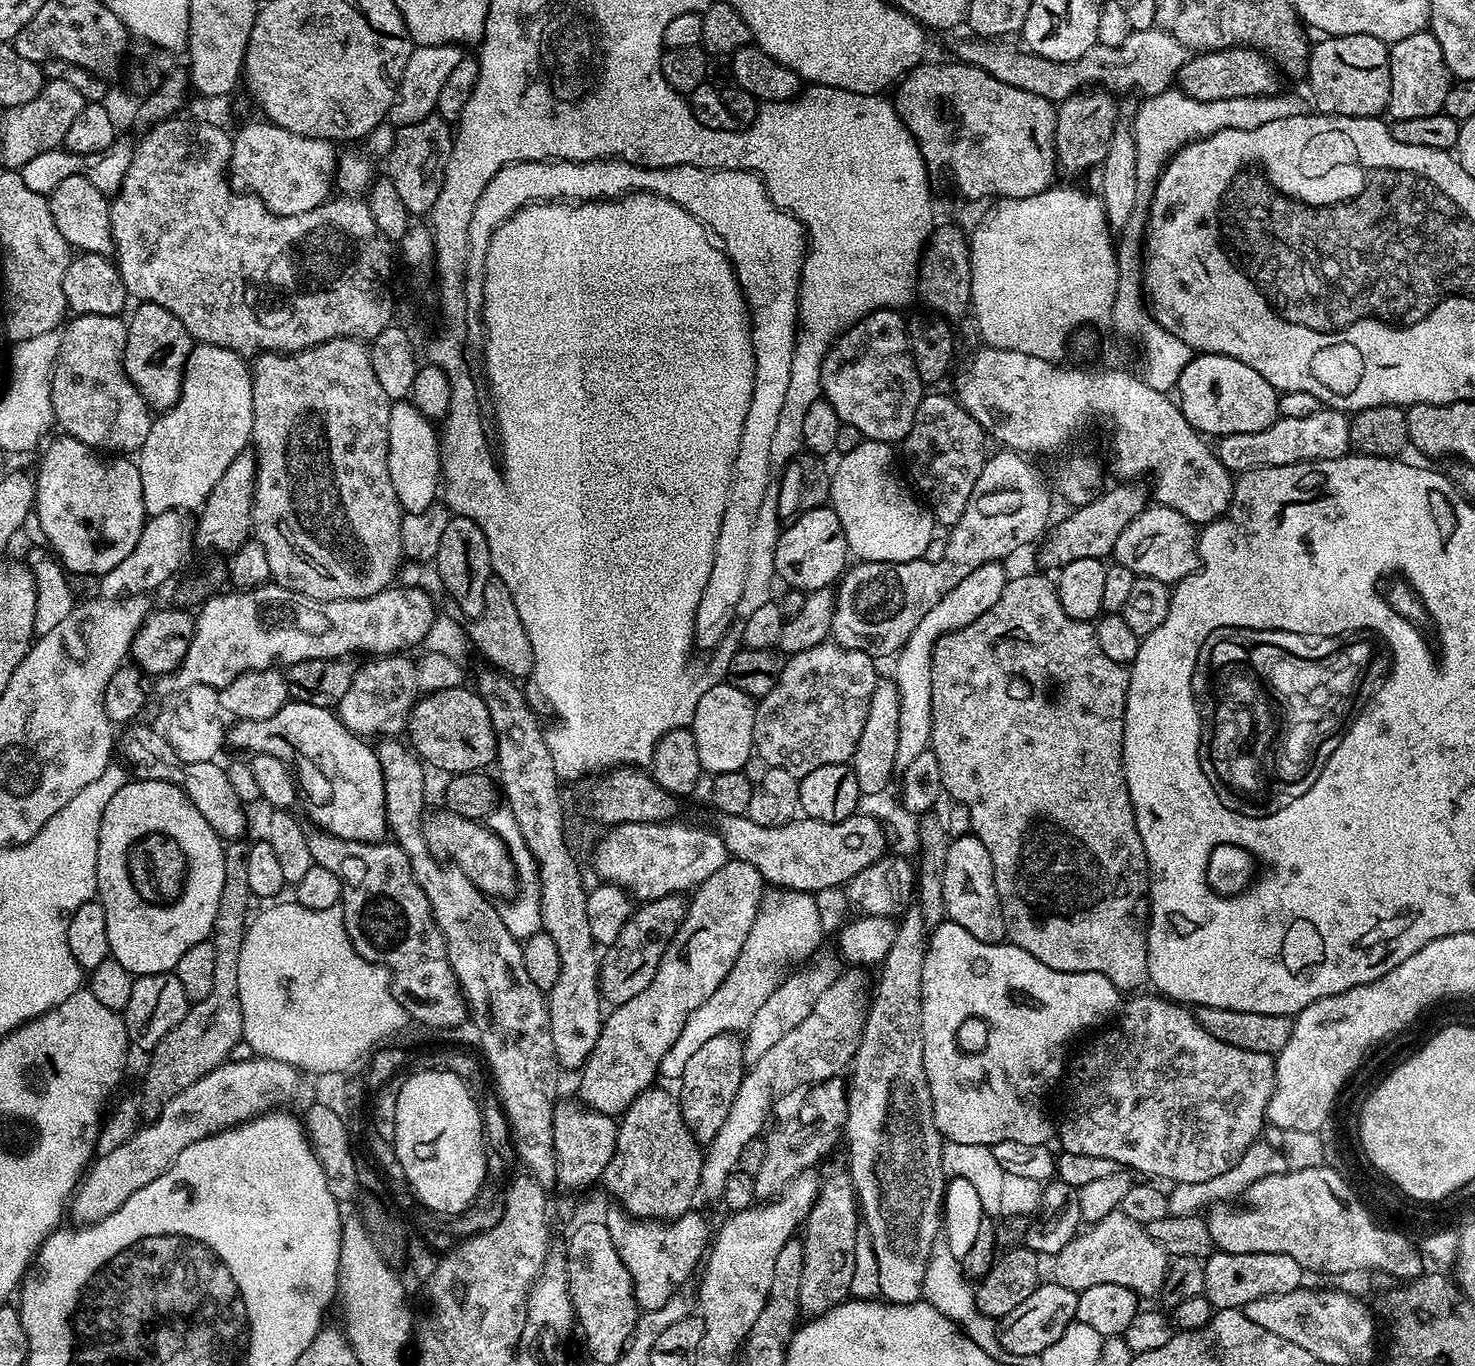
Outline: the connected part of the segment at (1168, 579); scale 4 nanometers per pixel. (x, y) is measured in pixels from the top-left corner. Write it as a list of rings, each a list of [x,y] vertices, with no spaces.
[[[1148,506],[1118,536],[1114,549],[1115,563],[1126,566],[1135,576],[1154,578],[1175,586],[1200,567],[1197,529],[1178,510]]]

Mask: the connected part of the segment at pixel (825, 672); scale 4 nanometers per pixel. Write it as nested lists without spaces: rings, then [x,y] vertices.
[[[825,642],[810,650],[793,653],[785,661],[773,690],[757,703],[753,745],[764,764],[786,769],[799,778],[820,765],[847,763],[856,752],[857,740],[869,712],[870,698],[876,689],[878,673],[874,664],[875,659],[868,653],[857,648],[845,648],[836,642]]]

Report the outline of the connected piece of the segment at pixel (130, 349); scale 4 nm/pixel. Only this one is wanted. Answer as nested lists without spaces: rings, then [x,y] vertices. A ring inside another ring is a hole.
[[[157,304],[139,305],[140,309],[127,321],[128,341],[124,351],[124,369],[132,384],[144,396],[153,409],[167,410],[180,398],[180,387],[184,381],[184,368],[194,341],[191,334],[174,318],[170,310]]]

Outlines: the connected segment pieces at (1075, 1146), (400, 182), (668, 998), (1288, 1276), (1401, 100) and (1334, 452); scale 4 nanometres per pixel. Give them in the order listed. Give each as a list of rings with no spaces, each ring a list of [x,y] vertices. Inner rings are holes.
[[[1151,995],[1136,996],[1129,1004],[1127,1001],[1119,1013],[1121,1016],[1116,1028],[1108,1028],[1101,1036],[1094,1037],[1073,1058],[1072,1065],[1068,1068],[1068,1109],[1065,1110],[1064,1117],[1060,1120],[1061,1145],[1059,1147],[1070,1154],[1090,1154],[1094,1158],[1110,1158],[1117,1166],[1124,1167],[1125,1164],[1126,1167],[1141,1172],[1144,1175],[1141,1177],[1144,1178],[1155,1178],[1157,1181],[1170,1180],[1169,1182],[1177,1184],[1207,1182],[1234,1167],[1247,1148],[1261,1139],[1260,1131],[1266,1128],[1268,1103],[1276,1089],[1276,1061],[1269,1053],[1242,1050],[1238,1046],[1230,1046],[1214,1038],[1214,1034],[1207,1032],[1187,1007],[1163,995]]]
[[[433,114],[427,116],[424,120],[419,120],[413,124],[402,124],[395,129],[396,137],[392,140],[392,149],[388,152],[388,172],[386,179],[394,182],[394,190],[398,190],[398,194],[402,197],[402,206],[406,206],[406,210],[410,214],[416,212],[431,213],[436,199],[440,193],[440,187],[444,181],[444,170],[448,167],[448,157],[454,147],[454,136],[450,131],[449,125],[441,120],[439,115]]]
[[[732,858],[723,864],[710,878],[706,878],[700,887],[691,893],[687,901],[688,913],[684,916],[682,926],[674,934],[650,986],[638,994],[638,998],[630,998],[630,1002],[617,1004],[607,1013],[600,1029],[600,1036],[593,1052],[589,1054],[580,1077],[580,1096],[589,1109],[605,1114],[622,1114],[635,1100],[649,1088],[653,1087],[661,1064],[675,1044],[675,1040],[682,1034],[687,1020],[703,1003],[706,1003],[722,982],[728,977],[742,950],[749,943],[752,927],[762,907],[760,899],[764,896],[766,881],[754,866]]]
[[[1213,1251],[1203,1261],[1204,1290],[1213,1309],[1239,1308],[1254,1302],[1263,1296],[1281,1296],[1301,1287],[1305,1269],[1300,1267],[1294,1258],[1286,1254],[1270,1254],[1269,1252],[1255,1252],[1254,1254],[1230,1254],[1229,1252]]]
[[[1431,31],[1412,34],[1410,38],[1402,38],[1397,44],[1391,45],[1388,61],[1390,98],[1386,112],[1392,120],[1426,118],[1443,113],[1446,94],[1452,89],[1454,77],[1446,66],[1442,46],[1438,46],[1438,38]]]
[[[1327,406],[1307,418],[1280,416],[1266,430],[1250,434],[1230,434],[1214,448],[1220,466],[1233,474],[1244,474],[1259,466],[1287,468],[1289,464],[1309,464],[1315,460],[1333,460],[1349,455],[1352,443],[1352,426],[1345,413]]]

